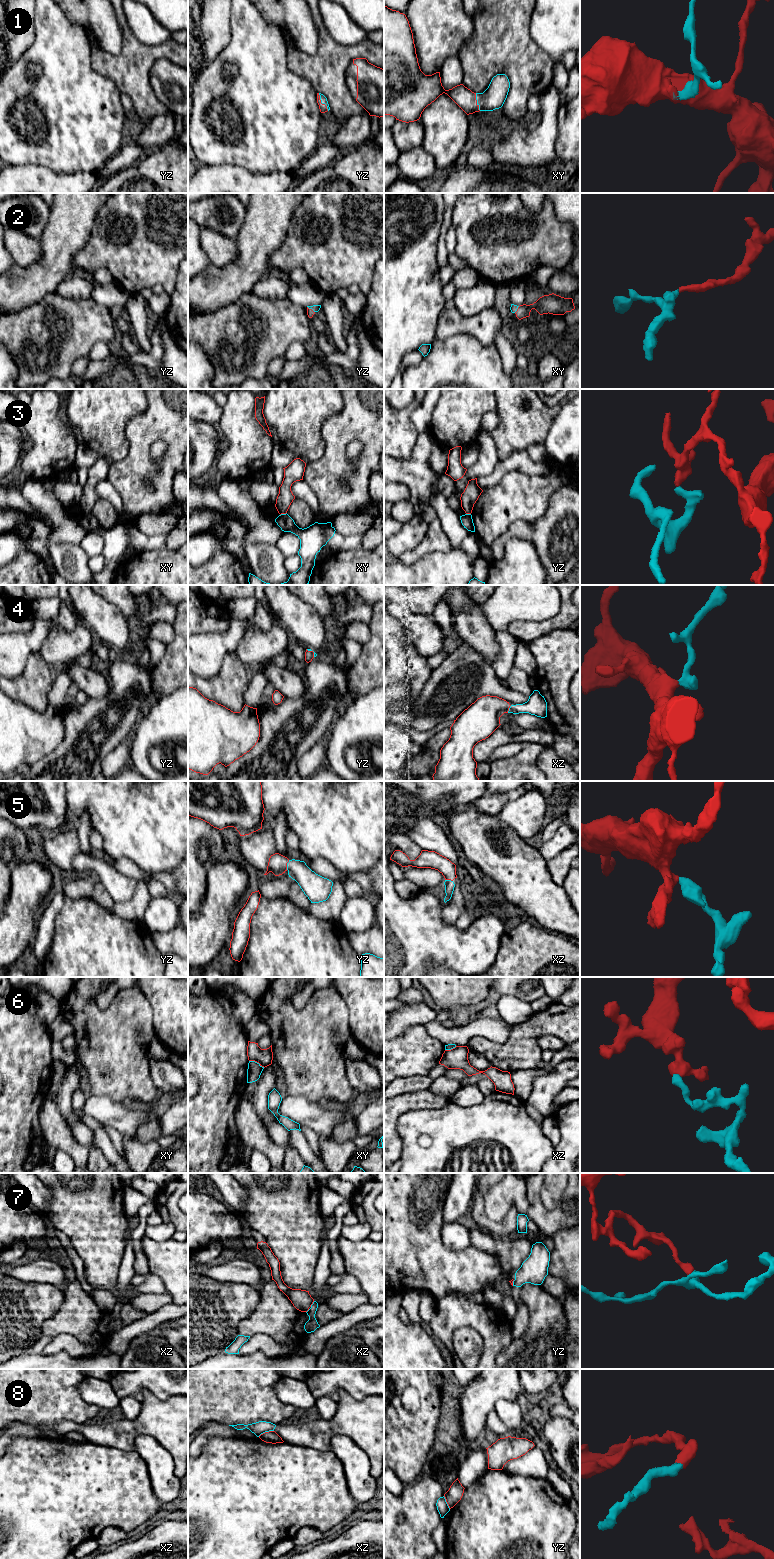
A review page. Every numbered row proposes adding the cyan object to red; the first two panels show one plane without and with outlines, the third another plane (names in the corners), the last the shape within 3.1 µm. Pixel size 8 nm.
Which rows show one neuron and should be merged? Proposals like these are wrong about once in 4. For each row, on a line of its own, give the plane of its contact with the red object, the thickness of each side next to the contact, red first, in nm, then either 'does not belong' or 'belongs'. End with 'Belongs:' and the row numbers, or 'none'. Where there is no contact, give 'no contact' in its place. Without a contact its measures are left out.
1: meets red in yz; 60 nm thick on the red side, 50 nm on the other; belongs
2: meets red in yz; 60 nm thick on the red side, 60 nm on the other; belongs
3: meets red in xy; 130 nm thick on the red side, 120 nm on the other; does not belong
4: meets red in xz; 280 nm thick on the red side, 160 nm on the other; belongs
5: meets red in yz; 150 nm thick on the red side, 180 nm on the other; belongs
6: meets red in xy; 140 nm thick on the red side, 120 nm on the other; does not belong
7: meets red in xz; 160 nm thick on the red side, 100 nm on the other; does not belong
8: meets red in xz; 100 nm thick on the red side, 110 nm on the other; does not belong
Belongs: 1, 2, 4, 5

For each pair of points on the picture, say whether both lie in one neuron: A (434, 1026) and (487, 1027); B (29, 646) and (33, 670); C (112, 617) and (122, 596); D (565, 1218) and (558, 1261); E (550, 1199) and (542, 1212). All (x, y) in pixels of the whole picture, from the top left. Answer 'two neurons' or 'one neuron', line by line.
A: one neuron
B: two neurons
C: two neurons
D: two neurons
E: two neurons

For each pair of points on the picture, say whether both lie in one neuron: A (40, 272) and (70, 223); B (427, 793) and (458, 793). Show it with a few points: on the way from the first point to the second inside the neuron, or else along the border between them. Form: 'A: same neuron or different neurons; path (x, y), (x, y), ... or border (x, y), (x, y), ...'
A: same neuron; path (52, 260), (57, 255), (59, 242), (64, 235)
B: same neuron; path (435, 793), (450, 793)

